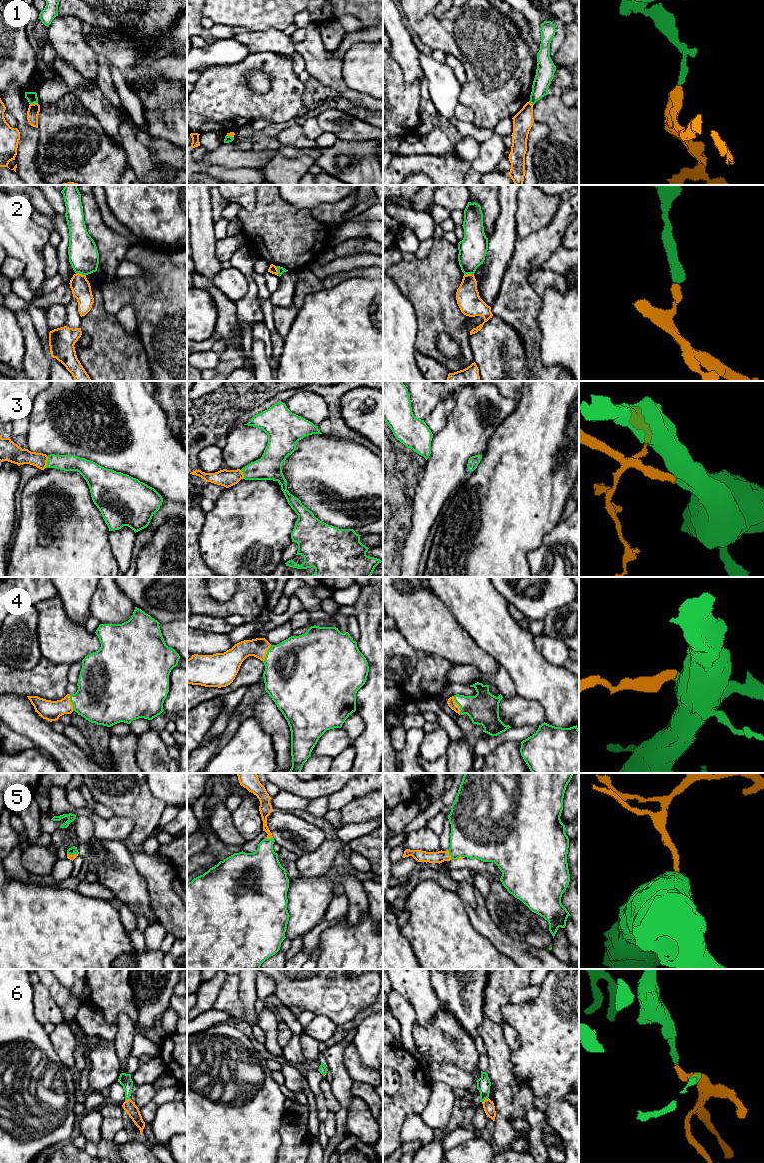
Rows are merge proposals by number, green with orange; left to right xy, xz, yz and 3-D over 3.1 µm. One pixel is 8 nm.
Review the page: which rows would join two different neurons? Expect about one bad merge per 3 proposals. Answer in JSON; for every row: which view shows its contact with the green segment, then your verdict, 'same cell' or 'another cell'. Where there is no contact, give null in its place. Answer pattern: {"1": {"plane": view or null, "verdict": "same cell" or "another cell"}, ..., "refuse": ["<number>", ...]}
{"1": {"plane": "xy", "verdict": "another cell"}, "2": {"plane": "xy", "verdict": "another cell"}, "3": {"plane": "xy", "verdict": "same cell"}, "4": {"plane": "yz", "verdict": "same cell"}, "5": {"plane": "yz", "verdict": "same cell"}, "6": {"plane": "yz", "verdict": "same cell"}, "refuse": ["1", "2"]}

